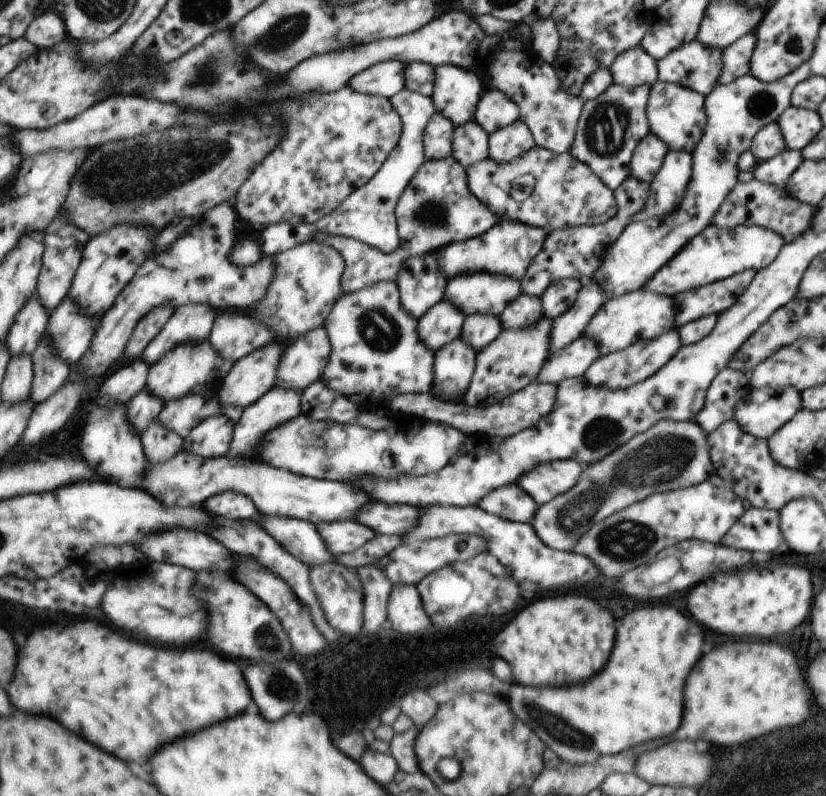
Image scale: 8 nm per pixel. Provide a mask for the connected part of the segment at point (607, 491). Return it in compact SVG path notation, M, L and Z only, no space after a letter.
M661 419L599 462L587 464L573 488L549 503L538 505L530 525L539 540L558 551L571 550L593 524L651 494L663 494L701 484L711 470L703 429L694 421Z

